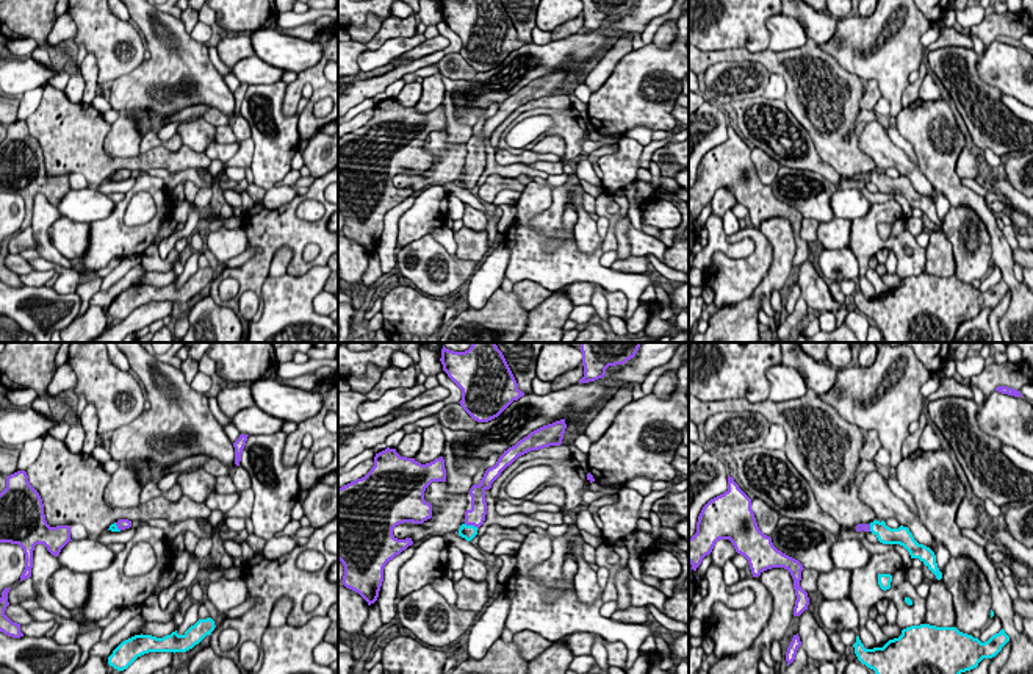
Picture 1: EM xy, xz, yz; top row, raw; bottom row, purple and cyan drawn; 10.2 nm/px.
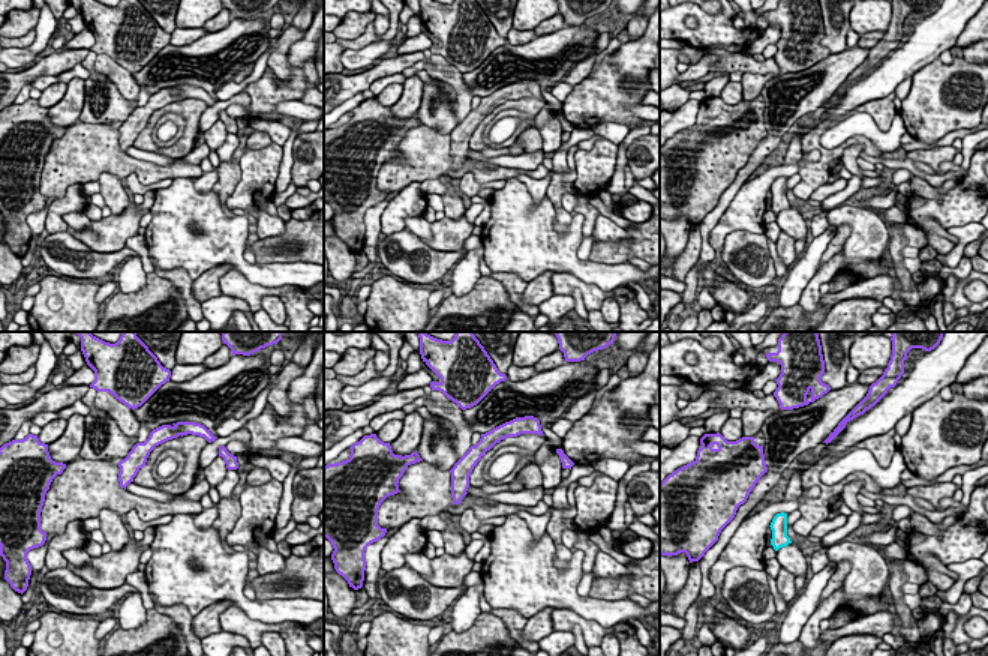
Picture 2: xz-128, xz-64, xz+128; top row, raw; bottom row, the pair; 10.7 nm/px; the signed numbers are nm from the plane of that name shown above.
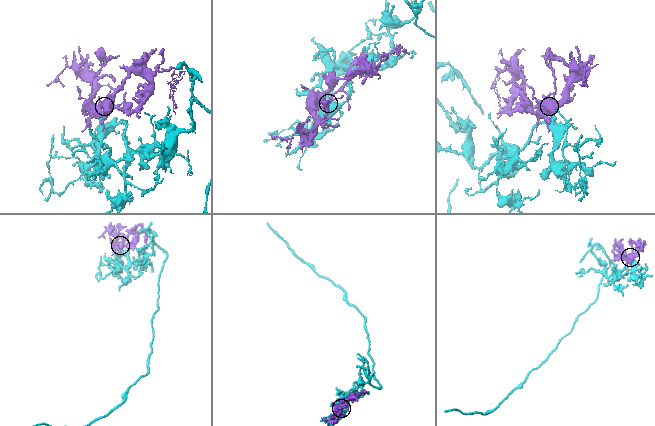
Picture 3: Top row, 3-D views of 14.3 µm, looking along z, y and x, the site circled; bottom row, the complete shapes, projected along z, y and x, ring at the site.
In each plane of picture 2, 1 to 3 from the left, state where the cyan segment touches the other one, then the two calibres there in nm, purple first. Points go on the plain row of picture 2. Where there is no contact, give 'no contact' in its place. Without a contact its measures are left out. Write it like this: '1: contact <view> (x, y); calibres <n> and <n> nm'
1: no contact
2: no contact
3: no contact

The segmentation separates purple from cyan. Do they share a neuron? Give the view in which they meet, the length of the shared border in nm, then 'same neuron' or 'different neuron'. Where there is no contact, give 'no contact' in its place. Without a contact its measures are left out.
meets purple in xz; contact 150 nm long; same neuron

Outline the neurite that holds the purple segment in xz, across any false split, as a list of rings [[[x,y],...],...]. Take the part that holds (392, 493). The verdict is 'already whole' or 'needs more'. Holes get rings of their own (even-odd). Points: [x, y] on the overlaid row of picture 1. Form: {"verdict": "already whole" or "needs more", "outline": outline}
{"verdict": "already whole", "outline": [[[387,447],[365,477],[338,488],[341,582],[368,605],[379,597],[385,565],[413,544],[412,538],[398,540],[393,529],[432,518],[432,505],[424,500],[432,482],[446,482],[443,457],[421,464]]]}

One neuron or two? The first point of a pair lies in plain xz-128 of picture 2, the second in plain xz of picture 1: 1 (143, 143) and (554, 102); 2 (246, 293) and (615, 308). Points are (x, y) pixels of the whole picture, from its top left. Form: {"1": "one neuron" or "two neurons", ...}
{"1": "one neuron", "2": "one neuron"}

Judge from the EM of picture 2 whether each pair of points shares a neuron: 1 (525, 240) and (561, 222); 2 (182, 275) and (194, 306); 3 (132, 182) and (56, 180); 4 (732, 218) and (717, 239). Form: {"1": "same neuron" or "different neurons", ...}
{"1": "different neurons", "2": "same neuron", "3": "different neurons", "4": "same neuron"}

